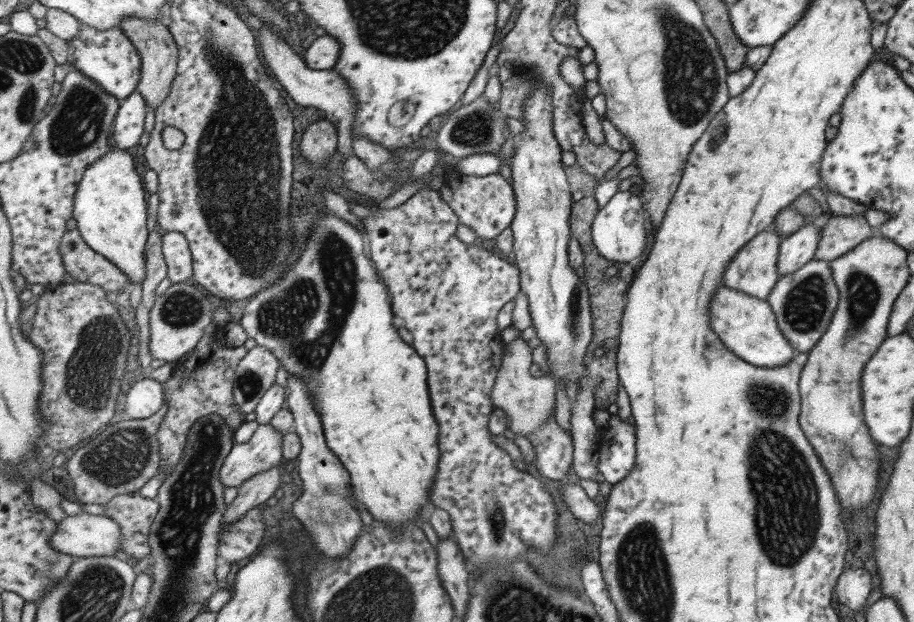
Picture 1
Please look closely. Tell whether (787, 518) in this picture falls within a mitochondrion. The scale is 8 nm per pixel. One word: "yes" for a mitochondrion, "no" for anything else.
yes

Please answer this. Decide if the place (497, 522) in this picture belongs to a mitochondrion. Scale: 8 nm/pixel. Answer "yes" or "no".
yes

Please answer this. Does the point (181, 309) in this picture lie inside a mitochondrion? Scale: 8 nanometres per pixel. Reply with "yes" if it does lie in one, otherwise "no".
yes

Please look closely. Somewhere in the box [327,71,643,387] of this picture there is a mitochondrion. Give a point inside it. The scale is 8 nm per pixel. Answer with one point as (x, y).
(475, 128)

